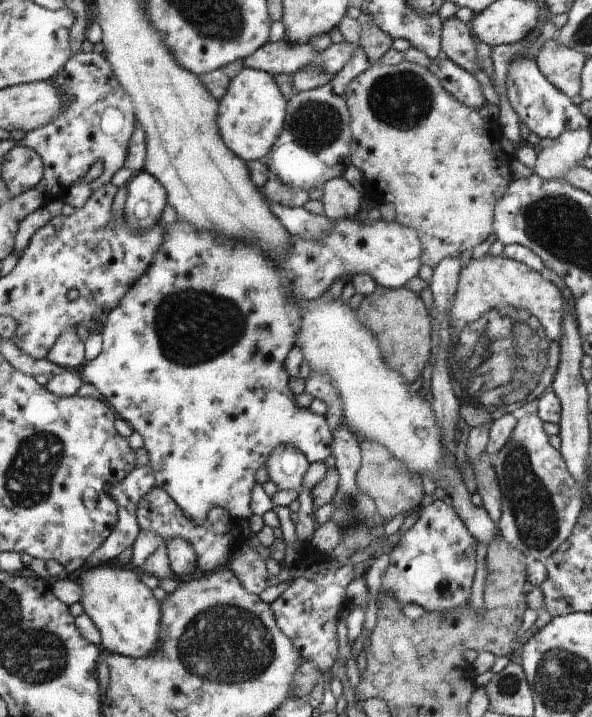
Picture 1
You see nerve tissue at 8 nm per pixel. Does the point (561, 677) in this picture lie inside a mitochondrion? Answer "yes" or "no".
yes

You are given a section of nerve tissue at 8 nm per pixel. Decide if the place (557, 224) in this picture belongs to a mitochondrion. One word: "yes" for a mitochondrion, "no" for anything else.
yes

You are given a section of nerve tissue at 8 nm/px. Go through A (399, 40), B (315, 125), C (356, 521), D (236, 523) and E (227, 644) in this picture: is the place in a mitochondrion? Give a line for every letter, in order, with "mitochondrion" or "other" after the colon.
A: other
B: mitochondrion
C: mitochondrion
D: other
E: mitochondrion

